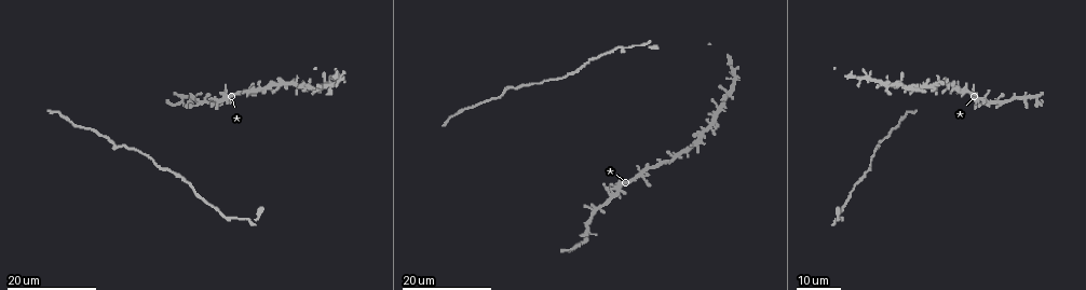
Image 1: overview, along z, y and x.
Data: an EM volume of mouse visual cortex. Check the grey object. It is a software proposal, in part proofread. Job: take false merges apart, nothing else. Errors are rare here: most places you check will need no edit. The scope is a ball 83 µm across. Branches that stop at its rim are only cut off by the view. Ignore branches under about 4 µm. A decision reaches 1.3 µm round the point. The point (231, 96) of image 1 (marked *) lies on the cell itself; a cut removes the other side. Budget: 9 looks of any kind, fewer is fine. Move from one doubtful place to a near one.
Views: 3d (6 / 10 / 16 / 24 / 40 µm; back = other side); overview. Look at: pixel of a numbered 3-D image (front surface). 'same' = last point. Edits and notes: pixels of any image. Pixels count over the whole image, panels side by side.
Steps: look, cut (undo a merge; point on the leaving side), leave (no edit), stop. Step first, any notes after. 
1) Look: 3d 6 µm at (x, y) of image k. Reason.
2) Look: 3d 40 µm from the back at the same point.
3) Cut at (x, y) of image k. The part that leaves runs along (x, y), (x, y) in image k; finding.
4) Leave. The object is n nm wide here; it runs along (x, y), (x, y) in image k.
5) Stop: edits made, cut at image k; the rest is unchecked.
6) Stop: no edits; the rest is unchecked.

Look: 3d 16 µm at (614, 188) of image 1. Small branch off a trunk.

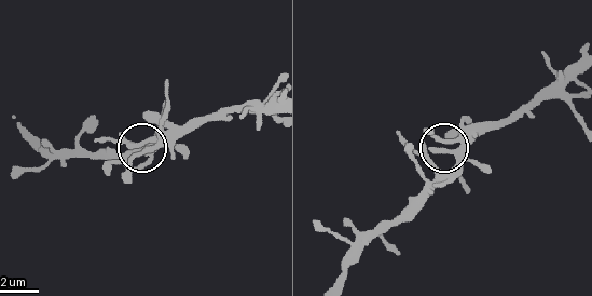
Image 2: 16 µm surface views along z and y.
Look: 3d 6 µm at (445, 142) of image 2. Closer look.

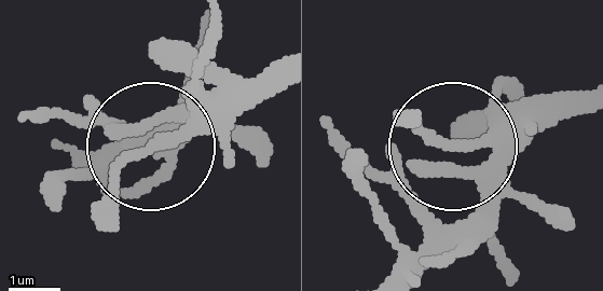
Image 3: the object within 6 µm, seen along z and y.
Leave. The object is 230 nm wide here; all the same cell.

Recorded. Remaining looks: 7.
Look: 3d 16 µm at (183, 99) of image 1. Looks like a crossing.

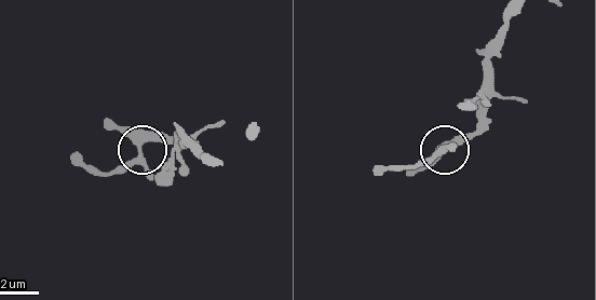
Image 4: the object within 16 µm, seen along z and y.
Look: 3d 10 µm at (136, 145) of image 4.

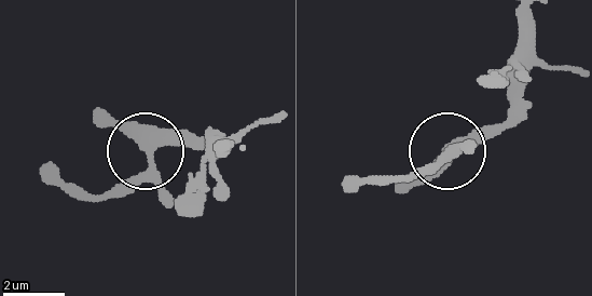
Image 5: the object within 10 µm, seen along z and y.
Leave. The object is 380 nm wide here; it runs along (230, 150), (145, 147), (98, 111) in image 5; all the same cell.

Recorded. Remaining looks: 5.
Look: 3d 16 µm at (329, 87) of image 1.

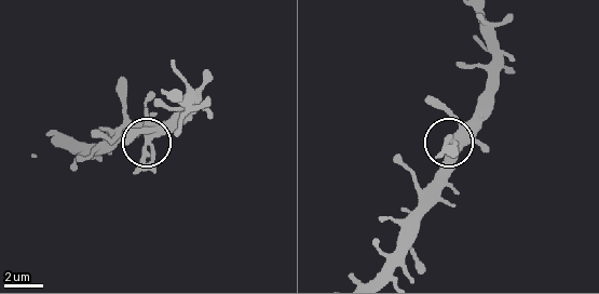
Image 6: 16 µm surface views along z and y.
Look: 3d 6 µm at (146, 139) of image 6. Zoom in.

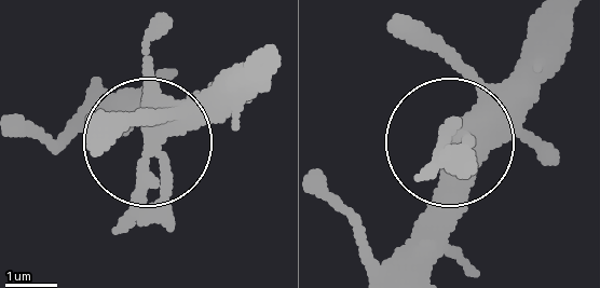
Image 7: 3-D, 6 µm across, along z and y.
Leave. The object is 470 nm wide here; one cell here.

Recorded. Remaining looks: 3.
Look: 3d 16 µm at (870, 168) of image 1.

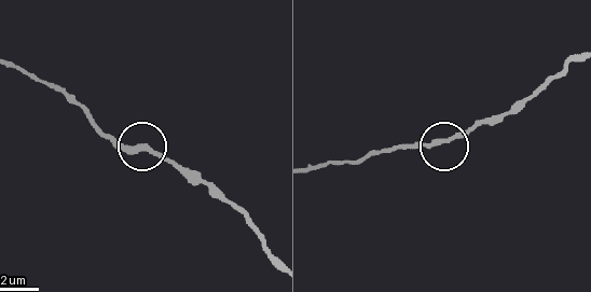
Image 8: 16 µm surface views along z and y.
Look: 3d 6 µm at (445, 141) of image 8. Zoom in.

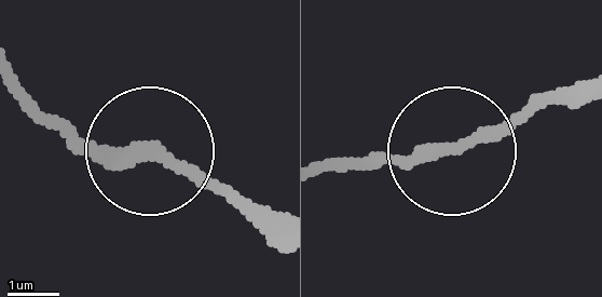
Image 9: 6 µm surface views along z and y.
Look: 3d 6 µm from the back at (145, 152) of image 9.

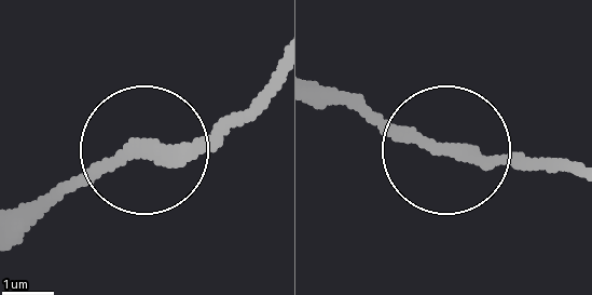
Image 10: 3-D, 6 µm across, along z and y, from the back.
Leave. All the same cell.

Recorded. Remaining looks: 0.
Stop: no edits; the rest is unchecked.

